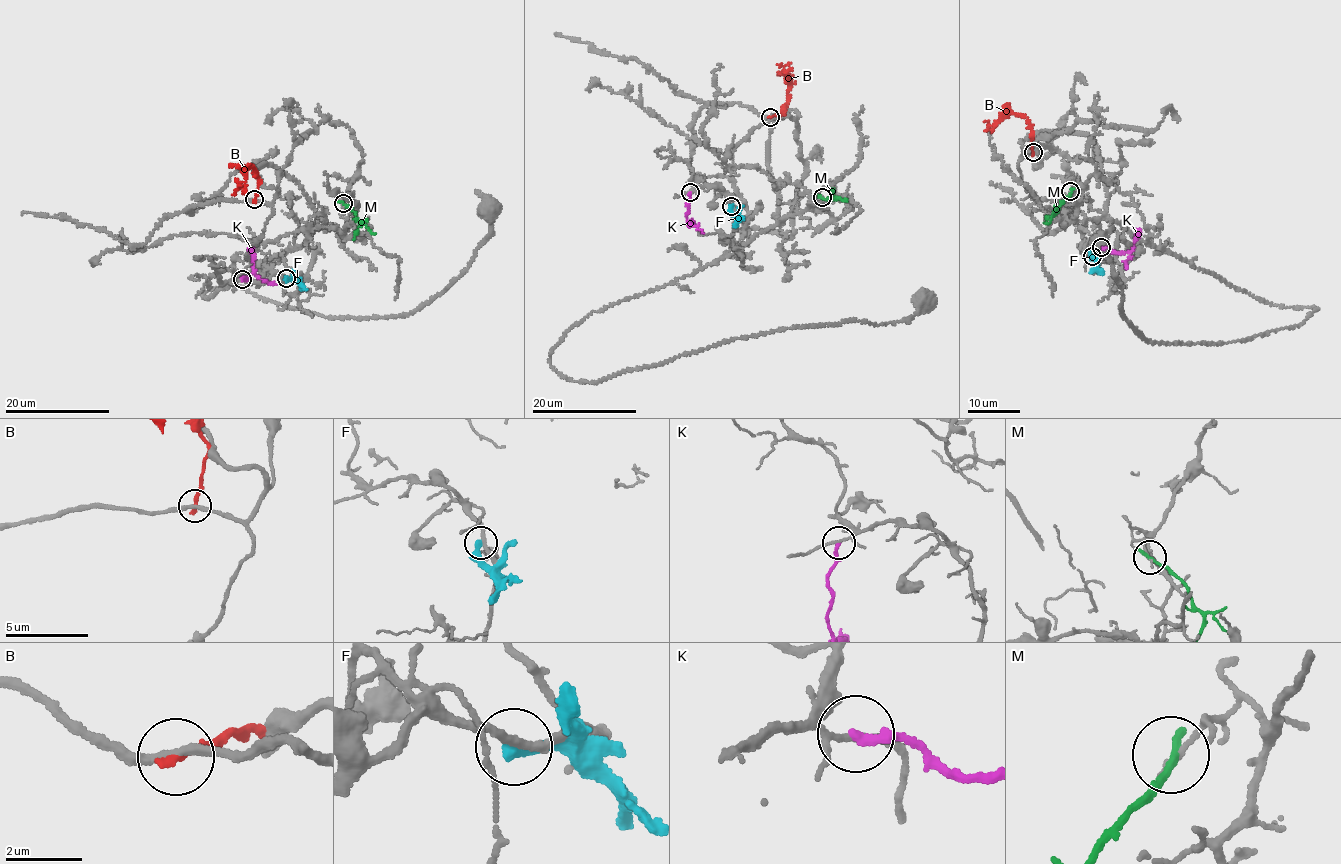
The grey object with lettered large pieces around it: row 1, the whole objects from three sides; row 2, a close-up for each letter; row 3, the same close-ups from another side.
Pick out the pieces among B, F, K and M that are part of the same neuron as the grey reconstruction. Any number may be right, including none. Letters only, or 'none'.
none

